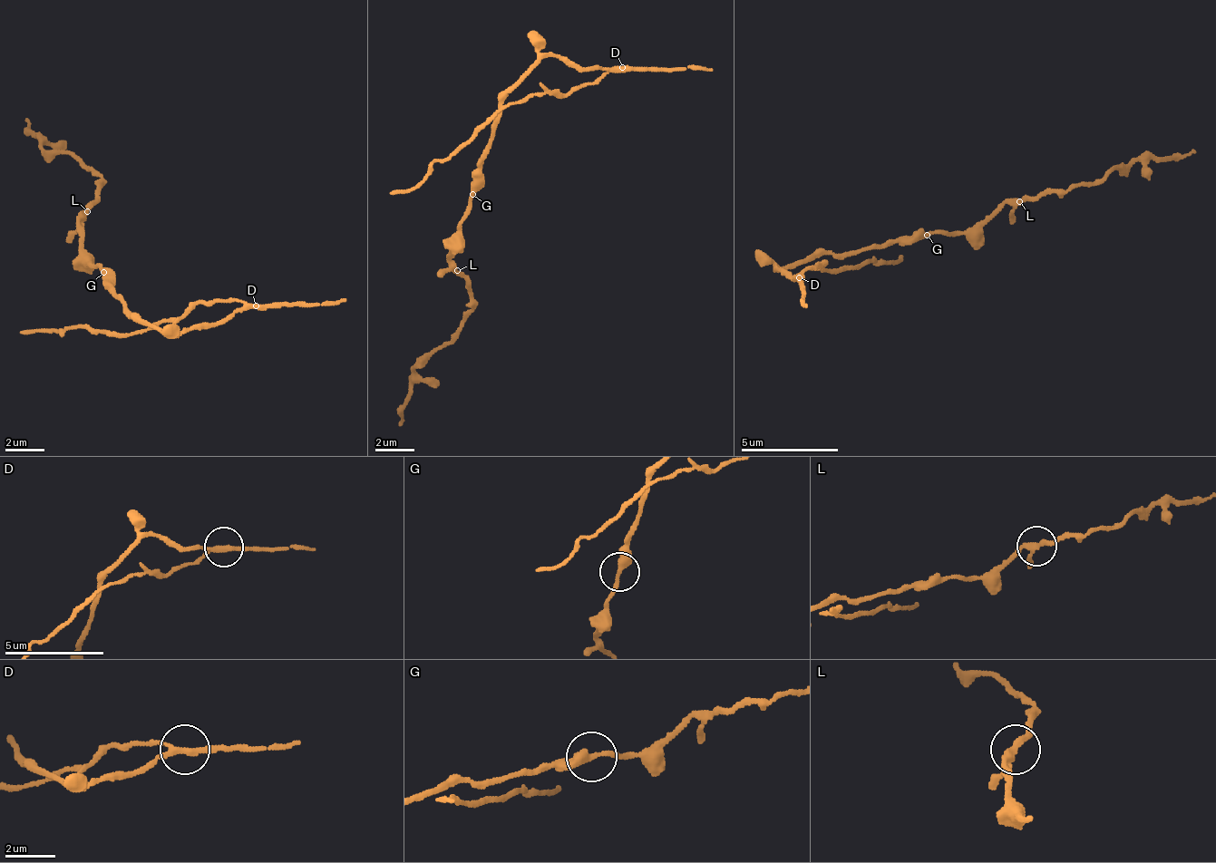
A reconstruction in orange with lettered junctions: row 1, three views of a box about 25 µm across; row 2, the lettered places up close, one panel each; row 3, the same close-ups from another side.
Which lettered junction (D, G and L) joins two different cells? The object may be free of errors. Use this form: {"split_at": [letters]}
{"split_at": ["D"]}

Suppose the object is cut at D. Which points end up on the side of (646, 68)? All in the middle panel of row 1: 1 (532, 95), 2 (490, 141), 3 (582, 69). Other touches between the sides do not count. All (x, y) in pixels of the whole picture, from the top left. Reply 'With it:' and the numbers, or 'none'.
With it: 2, 3

